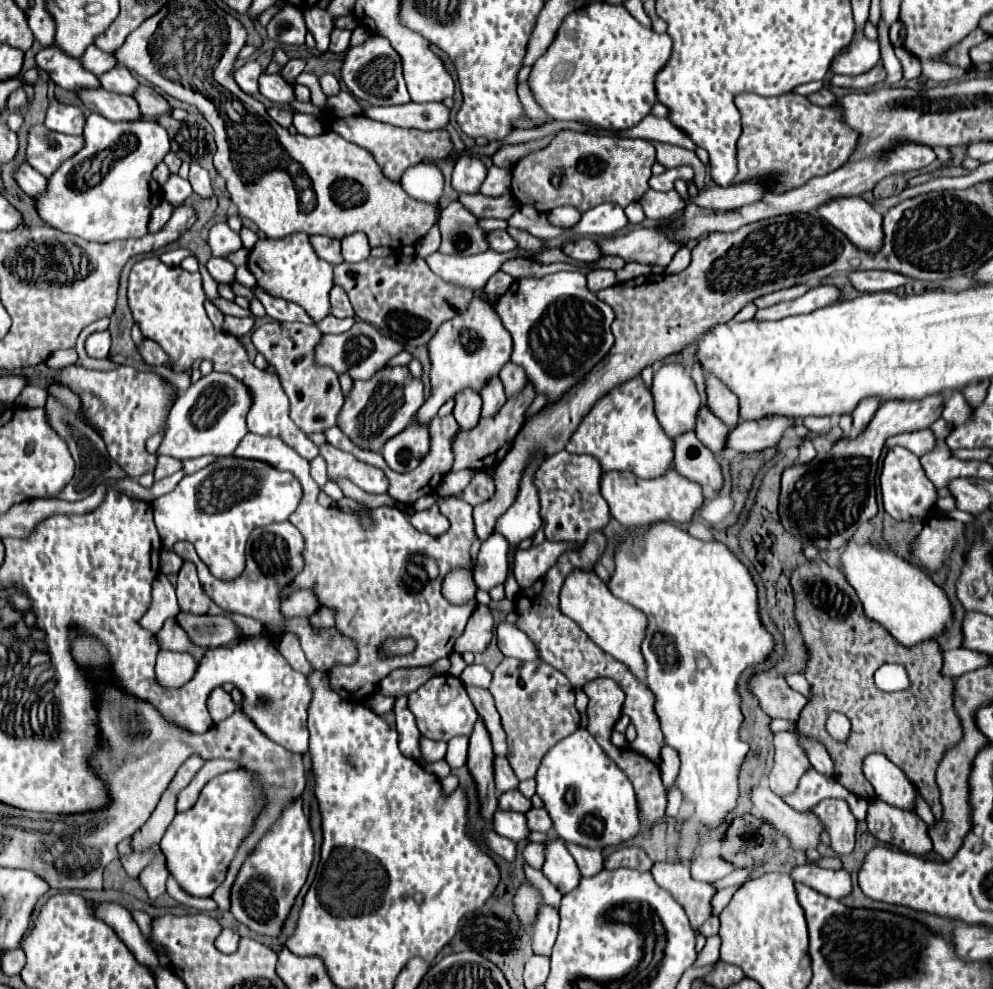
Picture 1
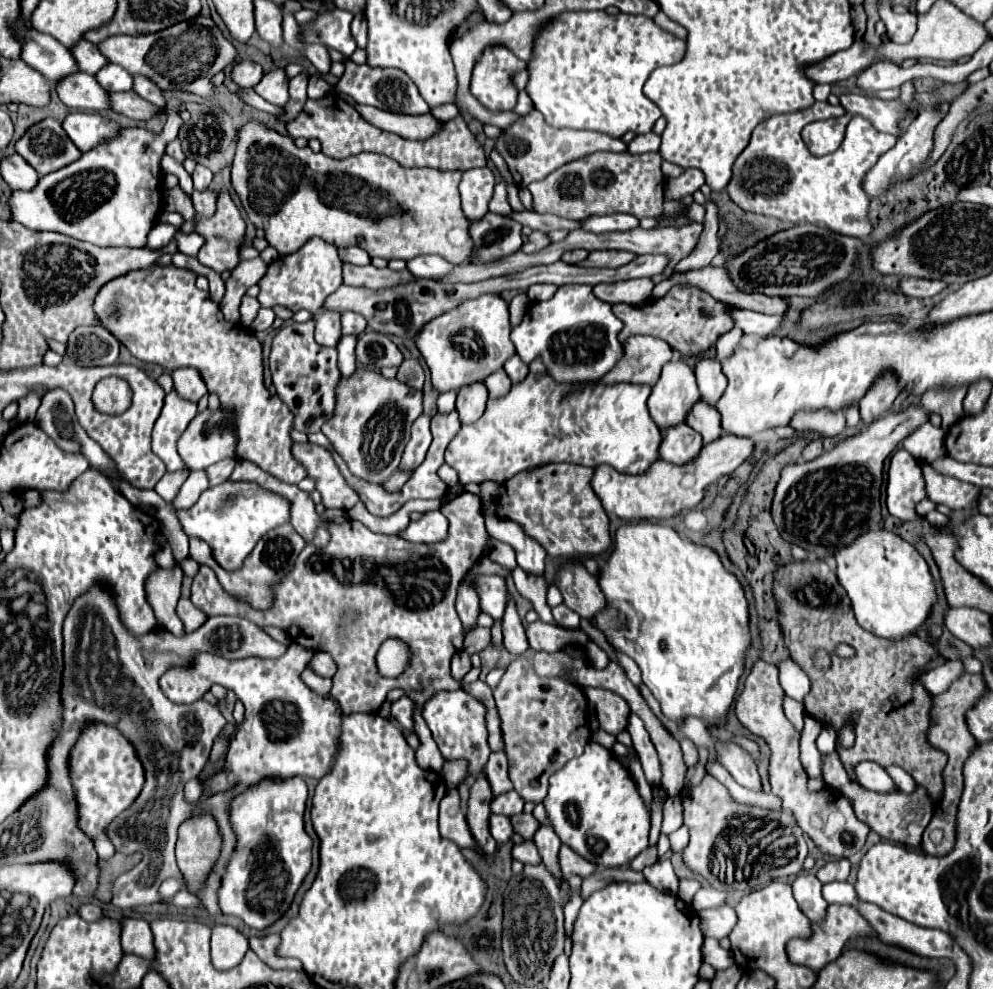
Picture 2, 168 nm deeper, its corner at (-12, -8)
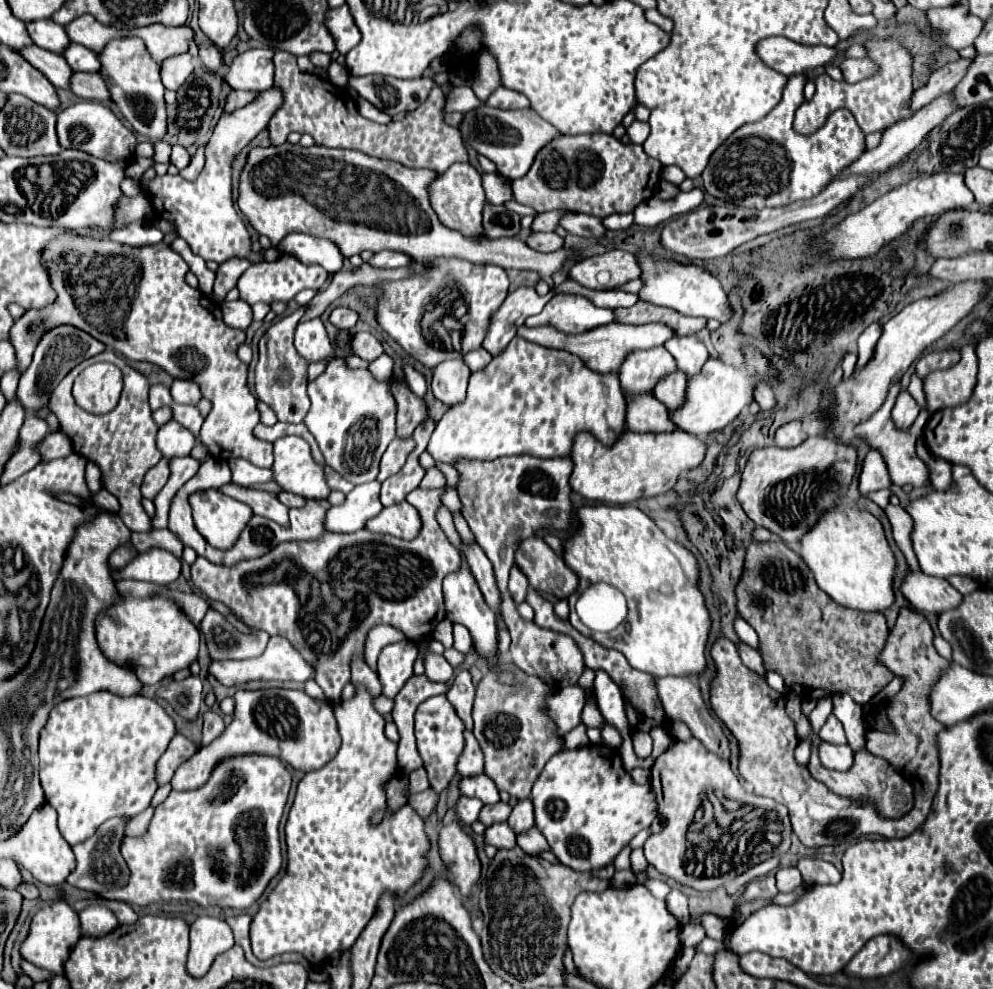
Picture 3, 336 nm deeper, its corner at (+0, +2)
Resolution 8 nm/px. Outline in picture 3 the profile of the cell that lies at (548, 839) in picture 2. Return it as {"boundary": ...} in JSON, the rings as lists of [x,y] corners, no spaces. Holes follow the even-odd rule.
{"boundary":[[[529,798],[519,800],[513,808],[511,808],[511,816],[507,818],[507,824],[515,830],[515,832],[525,832],[535,824],[535,816],[533,816],[533,804]]]}

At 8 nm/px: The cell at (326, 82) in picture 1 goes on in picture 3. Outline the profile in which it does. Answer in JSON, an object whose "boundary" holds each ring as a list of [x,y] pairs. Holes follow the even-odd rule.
{"boundary":[[[359,97],[357,99],[357,109],[361,116],[373,120],[373,122],[379,122],[379,124],[387,124],[387,122],[391,122],[391,118],[389,118],[385,112],[375,110],[375,106],[364,98]]]}

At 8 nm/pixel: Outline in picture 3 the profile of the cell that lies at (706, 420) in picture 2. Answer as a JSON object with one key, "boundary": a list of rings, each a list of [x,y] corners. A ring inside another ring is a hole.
{"boundary":[[[677,370],[677,372],[663,376],[663,380],[659,380],[659,384],[655,384],[653,396],[659,402],[663,402],[669,410],[675,410],[683,404],[685,388],[687,388],[687,376],[683,376],[683,372]]]}

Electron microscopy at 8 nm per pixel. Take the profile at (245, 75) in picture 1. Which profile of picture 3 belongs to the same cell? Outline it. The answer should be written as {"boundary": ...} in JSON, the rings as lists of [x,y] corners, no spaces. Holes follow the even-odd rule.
{"boundary":[[[199,44],[199,60],[209,70],[217,70],[221,66],[221,52],[213,44]]]}

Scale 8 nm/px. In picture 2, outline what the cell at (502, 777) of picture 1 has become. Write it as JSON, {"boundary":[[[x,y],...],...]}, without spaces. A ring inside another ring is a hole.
{"boundary":[[[491,752],[491,758],[485,764],[485,774],[495,796],[513,790],[511,780],[509,780],[509,762],[507,762],[505,752]]]}

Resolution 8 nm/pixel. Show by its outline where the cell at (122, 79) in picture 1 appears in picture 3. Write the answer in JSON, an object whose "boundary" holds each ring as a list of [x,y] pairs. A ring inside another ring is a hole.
{"boundary":[[[71,42],[67,46],[67,52],[61,52],[61,56],[67,60],[67,64],[71,64],[73,70],[79,70],[79,72],[99,72],[99,68],[101,68],[95,52],[91,52],[89,48],[83,48],[75,42]]]}

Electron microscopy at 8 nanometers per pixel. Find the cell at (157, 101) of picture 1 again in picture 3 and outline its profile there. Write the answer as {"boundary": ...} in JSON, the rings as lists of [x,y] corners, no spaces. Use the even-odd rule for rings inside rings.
{"boundary":[[[75,72],[75,76],[71,76],[71,92],[85,100],[101,100],[101,102],[109,100],[109,90],[105,86],[105,80],[101,78],[101,74],[95,72],[93,74]]]}

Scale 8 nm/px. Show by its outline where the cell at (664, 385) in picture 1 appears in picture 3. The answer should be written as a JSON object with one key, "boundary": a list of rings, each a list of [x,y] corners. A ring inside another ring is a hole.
{"boundary":[[[659,346],[651,350],[631,352],[631,356],[623,360],[617,376],[623,390],[639,394],[651,392],[661,376],[667,376],[667,372],[675,370],[677,370],[675,358],[663,346]]]}

